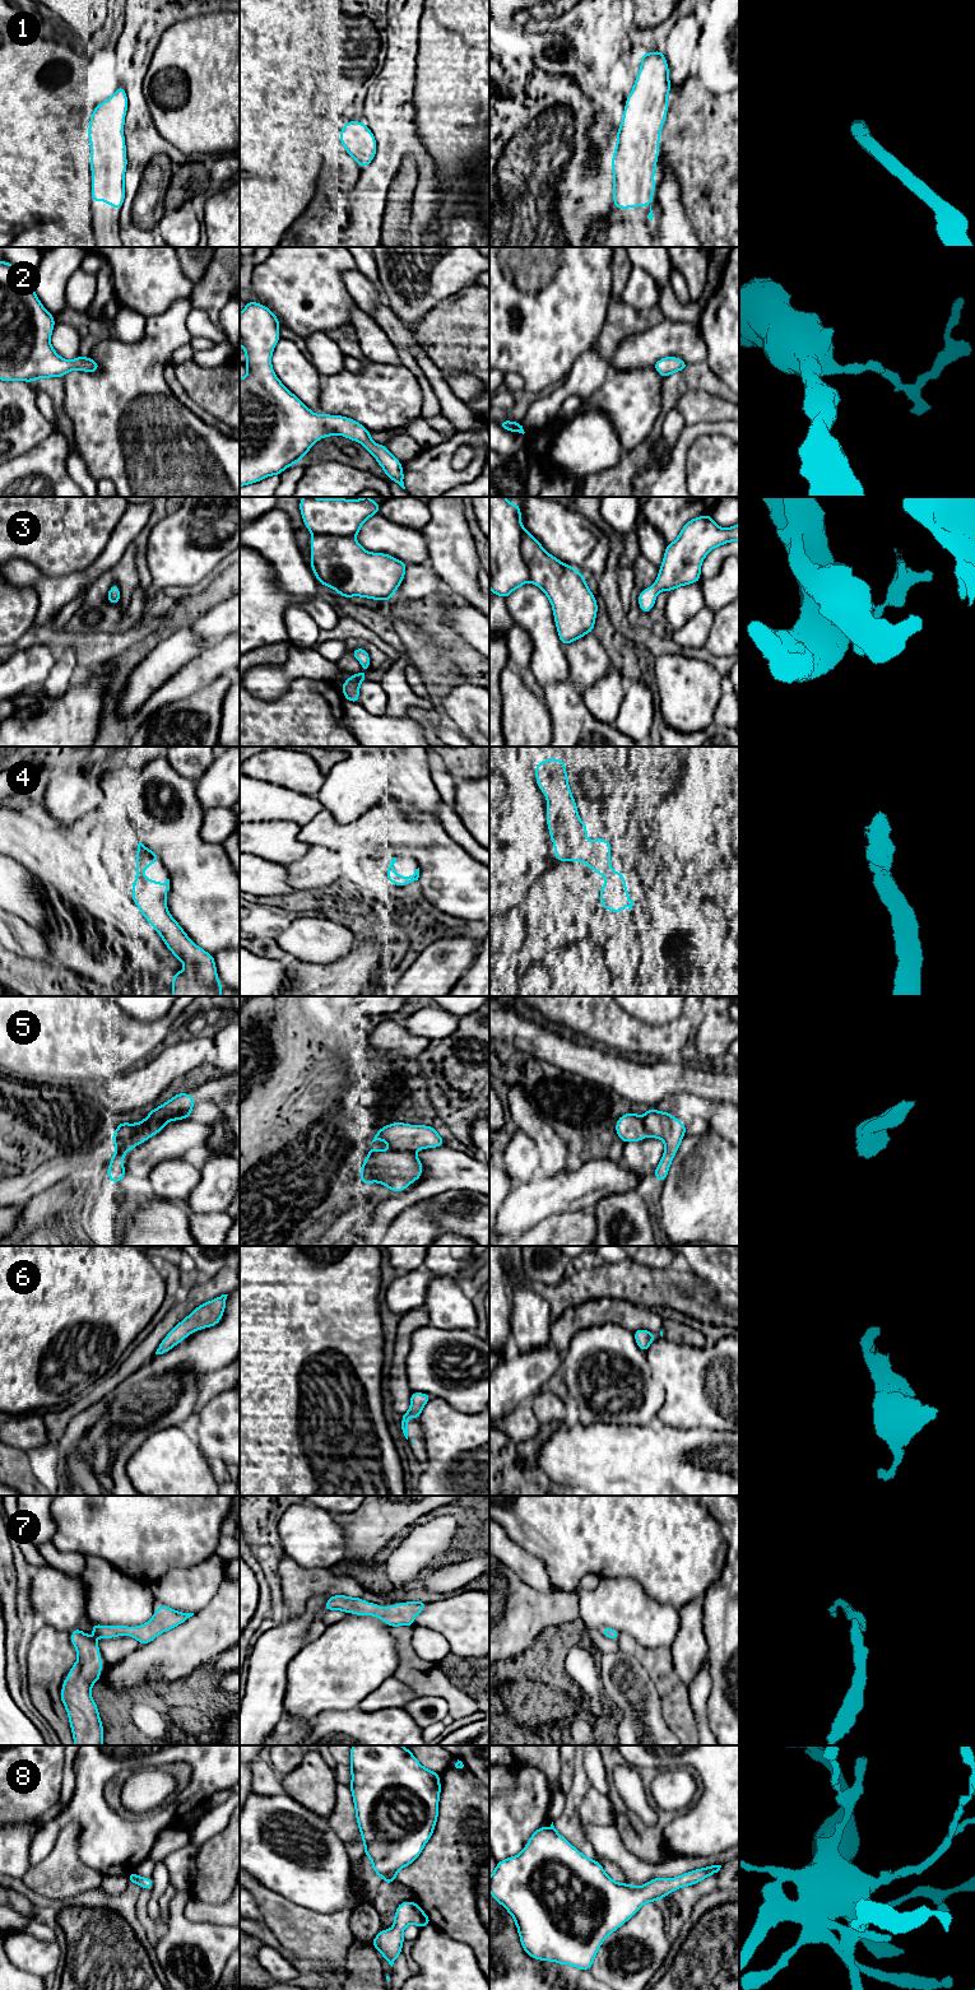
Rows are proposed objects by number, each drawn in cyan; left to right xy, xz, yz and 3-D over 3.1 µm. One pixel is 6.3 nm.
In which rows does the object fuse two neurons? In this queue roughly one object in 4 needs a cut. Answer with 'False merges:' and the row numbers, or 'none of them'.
False merges: none of them

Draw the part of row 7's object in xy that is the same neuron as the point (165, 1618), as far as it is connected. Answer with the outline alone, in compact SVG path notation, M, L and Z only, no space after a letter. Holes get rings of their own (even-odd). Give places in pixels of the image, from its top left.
M164 1604L159 1609L154 1609L154 1614L149 1622L138 1627L126 1626L98 1626L92 1623L92 1632L98 1638L112 1638L117 1636L133 1636L140 1645L153 1641L158 1635L172 1629L192 1617L194 1613L180 1613Z

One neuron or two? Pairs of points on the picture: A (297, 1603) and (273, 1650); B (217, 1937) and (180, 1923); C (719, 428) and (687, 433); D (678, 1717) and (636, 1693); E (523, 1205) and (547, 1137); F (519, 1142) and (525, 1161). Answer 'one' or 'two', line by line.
A: two
B: one
C: one
D: two
E: two
F: one

